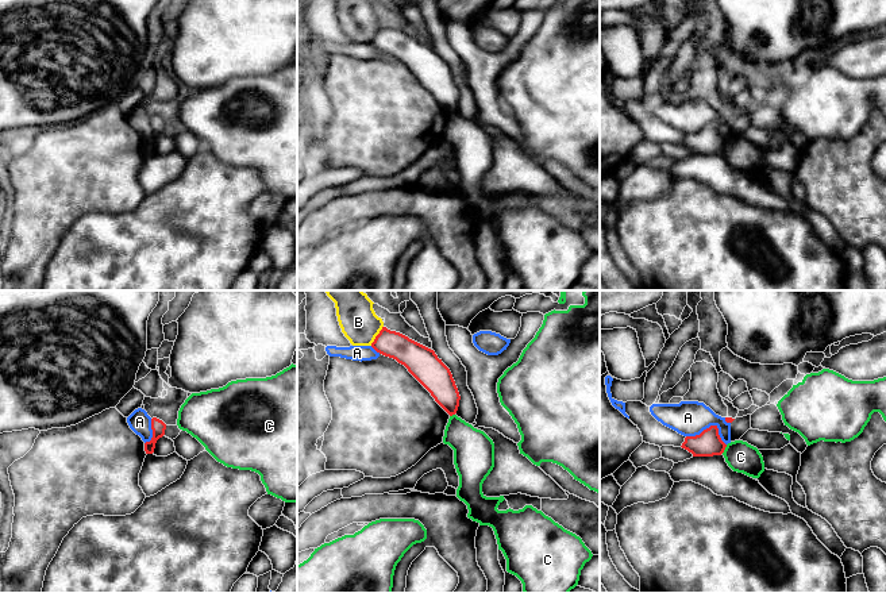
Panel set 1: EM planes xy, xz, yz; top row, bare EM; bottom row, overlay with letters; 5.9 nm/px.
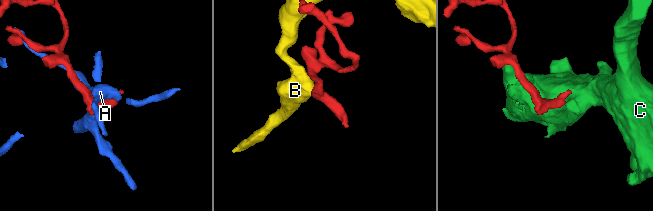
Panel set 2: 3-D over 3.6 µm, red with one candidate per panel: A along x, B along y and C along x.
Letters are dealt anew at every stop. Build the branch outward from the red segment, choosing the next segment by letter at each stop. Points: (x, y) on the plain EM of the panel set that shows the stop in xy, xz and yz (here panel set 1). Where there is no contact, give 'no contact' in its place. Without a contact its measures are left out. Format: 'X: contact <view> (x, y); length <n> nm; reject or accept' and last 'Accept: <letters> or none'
A: contact yz (711, 123); length 240 nm; reject
B: contact xz (377, 33); length 140 nm; reject
C: contact yz (724, 146); length 70 nm; reject
Accept: none

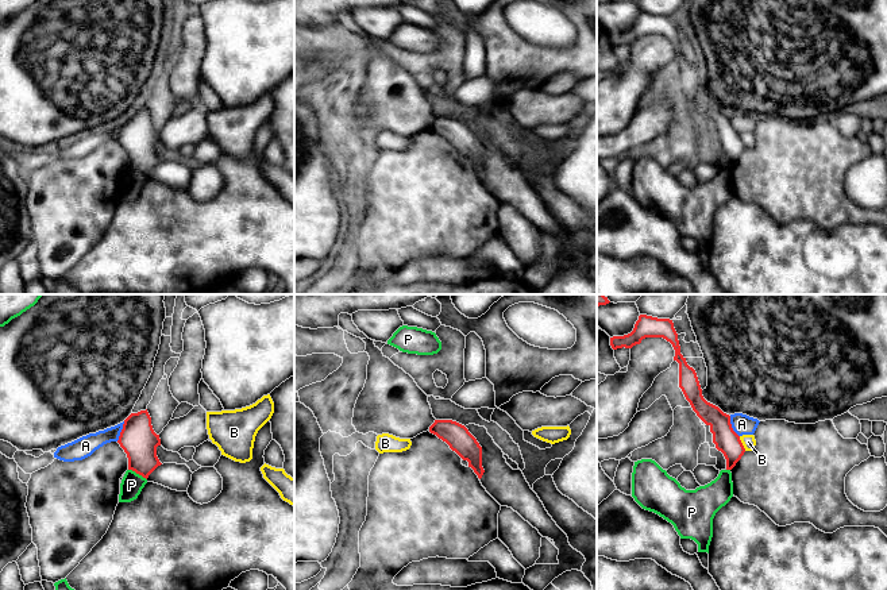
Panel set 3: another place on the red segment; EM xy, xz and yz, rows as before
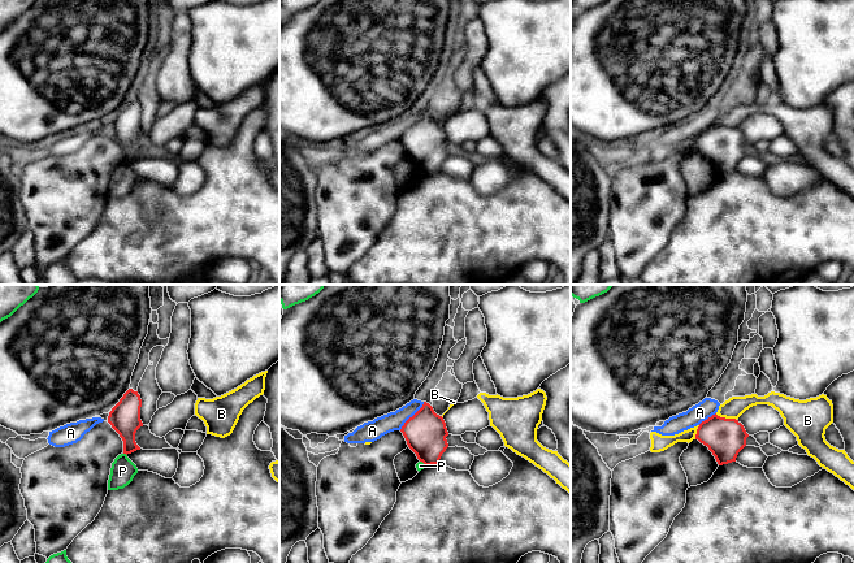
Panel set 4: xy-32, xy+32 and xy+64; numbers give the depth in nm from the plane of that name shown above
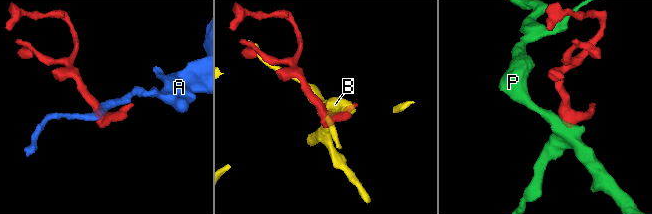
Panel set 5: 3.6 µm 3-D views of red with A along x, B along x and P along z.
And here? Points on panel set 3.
A: contact yz (731, 124); length 140 nm; reject
B: contact yz (741, 141); length 100 nm; reject
P: contact xy (138, 170); length 130 nm; reject
Accept: none

